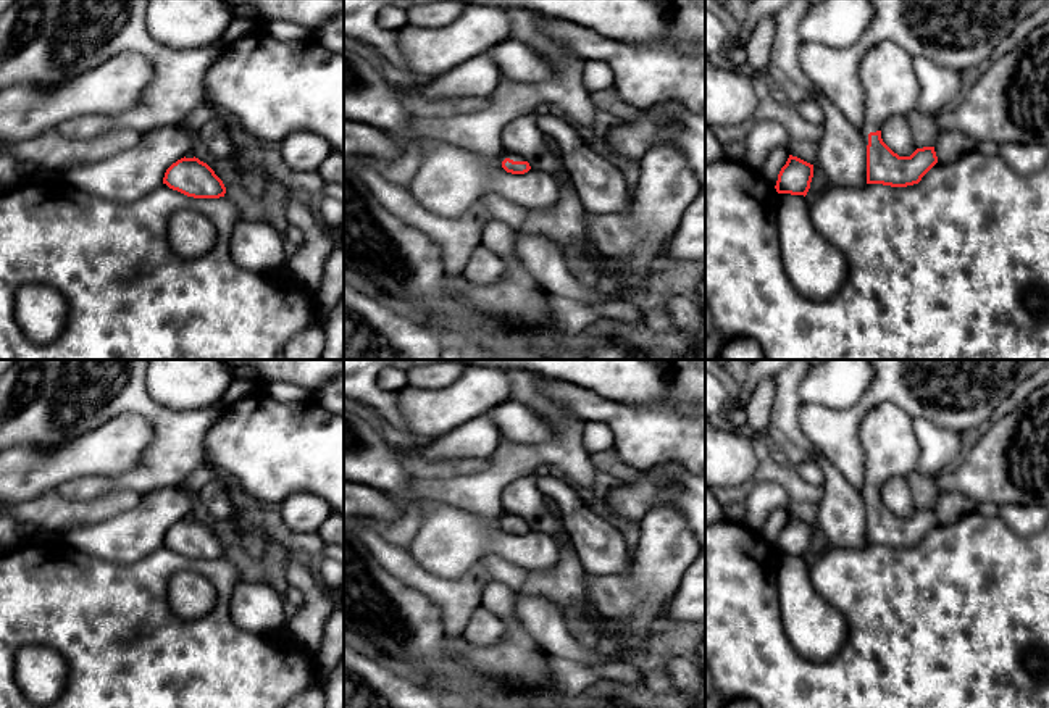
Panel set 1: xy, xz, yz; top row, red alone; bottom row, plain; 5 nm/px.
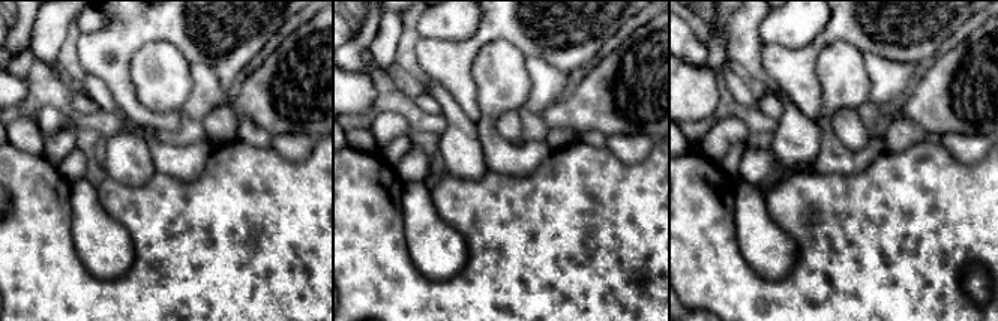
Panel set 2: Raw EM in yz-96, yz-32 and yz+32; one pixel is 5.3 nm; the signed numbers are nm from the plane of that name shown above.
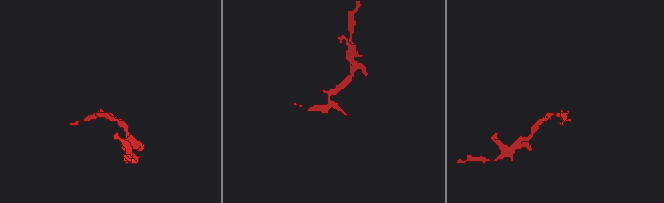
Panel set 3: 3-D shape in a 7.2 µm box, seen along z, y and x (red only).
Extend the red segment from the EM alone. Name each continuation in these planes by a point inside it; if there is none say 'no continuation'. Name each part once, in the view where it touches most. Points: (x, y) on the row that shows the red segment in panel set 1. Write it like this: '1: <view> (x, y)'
1: yz (886, 73)

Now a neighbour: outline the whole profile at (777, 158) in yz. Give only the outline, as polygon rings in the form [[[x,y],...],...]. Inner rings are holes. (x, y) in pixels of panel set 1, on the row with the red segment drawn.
[[[775,148],[765,158],[760,174],[767,179],[770,185],[773,187],[776,185],[778,174],[781,168],[786,165],[788,158],[789,158],[788,148]]]

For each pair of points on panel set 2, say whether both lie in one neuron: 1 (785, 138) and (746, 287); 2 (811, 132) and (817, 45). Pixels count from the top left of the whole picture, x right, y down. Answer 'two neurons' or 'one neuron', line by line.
1: two neurons
2: two neurons

